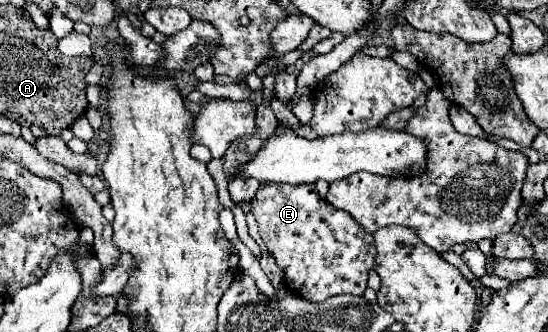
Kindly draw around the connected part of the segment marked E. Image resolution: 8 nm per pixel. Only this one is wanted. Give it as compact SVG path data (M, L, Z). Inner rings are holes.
M268 183L252 199L252 213L260 223L260 237L284 271L286 285L312 303L324 303L334 295L364 295L368 273L374 267L374 237L366 233L346 211L336 211L318 197L310 183Z

